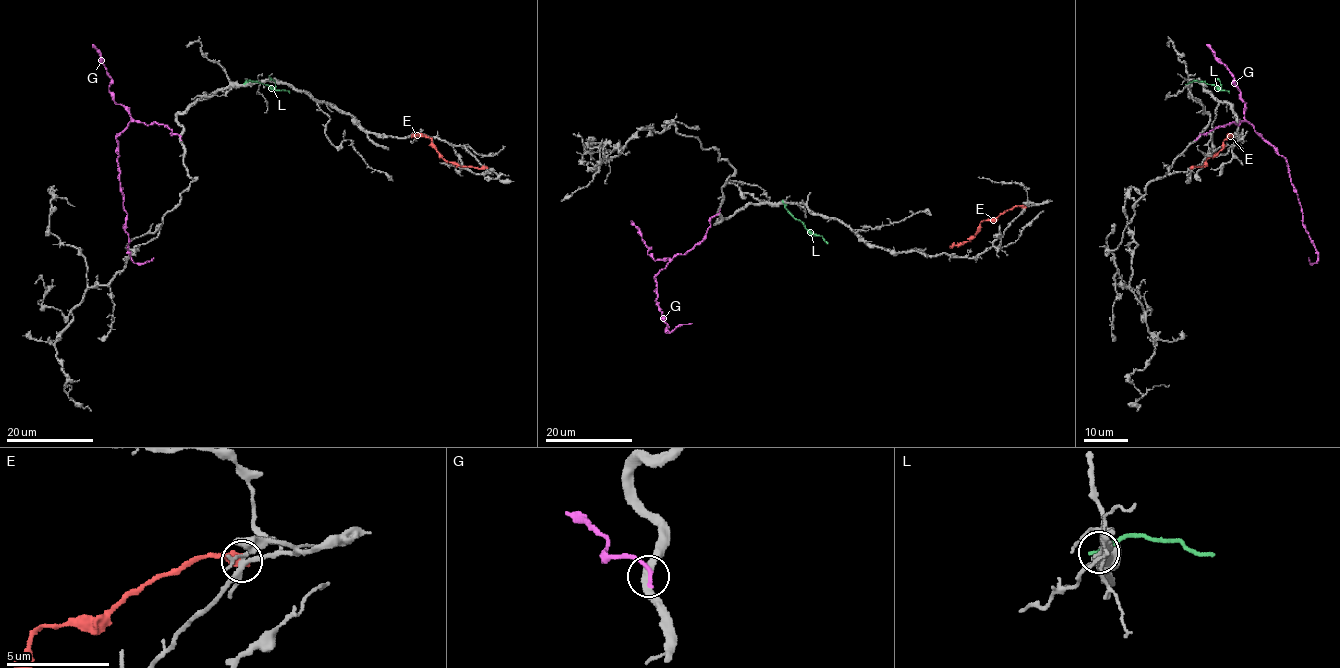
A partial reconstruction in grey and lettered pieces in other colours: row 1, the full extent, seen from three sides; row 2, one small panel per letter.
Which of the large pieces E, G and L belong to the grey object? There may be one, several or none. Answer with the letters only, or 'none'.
none

